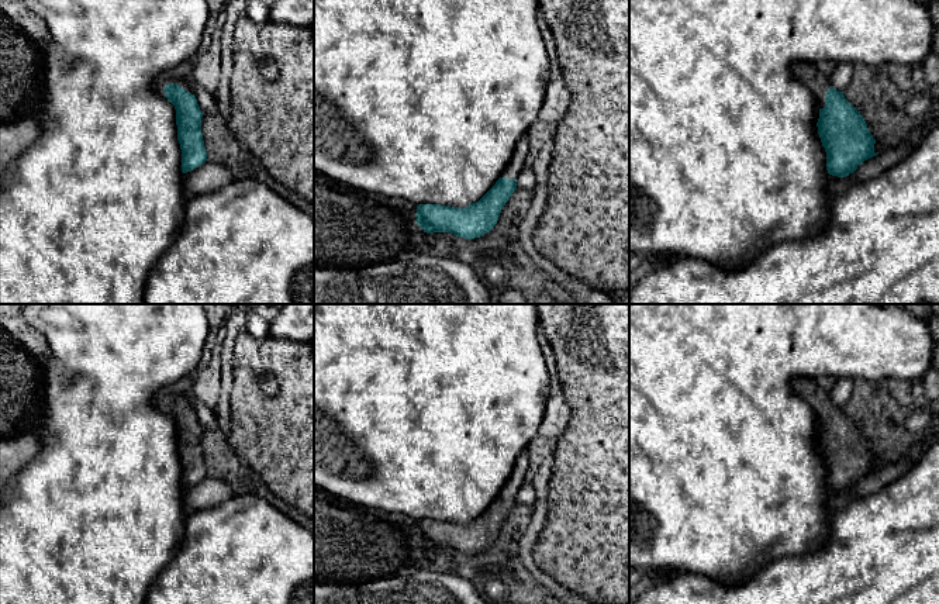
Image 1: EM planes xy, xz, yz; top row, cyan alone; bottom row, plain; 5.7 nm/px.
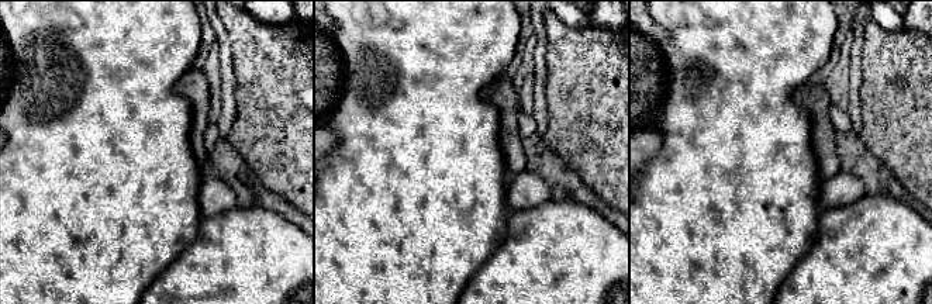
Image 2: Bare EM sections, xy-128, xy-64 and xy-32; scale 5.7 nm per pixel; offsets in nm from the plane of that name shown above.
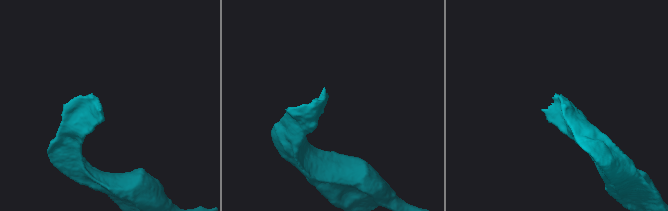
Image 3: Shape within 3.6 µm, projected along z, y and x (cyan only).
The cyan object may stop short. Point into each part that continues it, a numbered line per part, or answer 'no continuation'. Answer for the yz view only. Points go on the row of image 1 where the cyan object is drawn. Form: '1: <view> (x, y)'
1: yz (807, 73)

